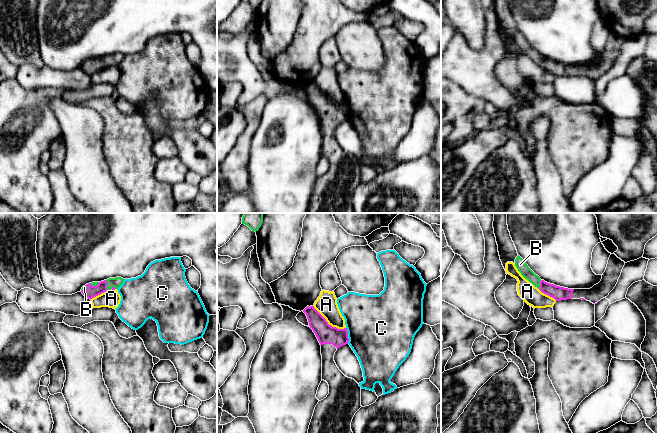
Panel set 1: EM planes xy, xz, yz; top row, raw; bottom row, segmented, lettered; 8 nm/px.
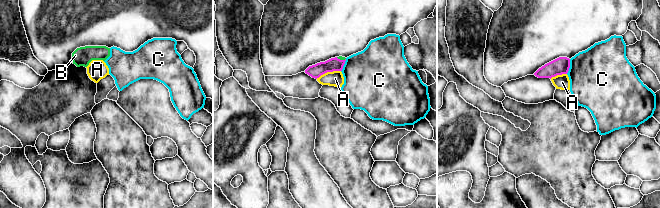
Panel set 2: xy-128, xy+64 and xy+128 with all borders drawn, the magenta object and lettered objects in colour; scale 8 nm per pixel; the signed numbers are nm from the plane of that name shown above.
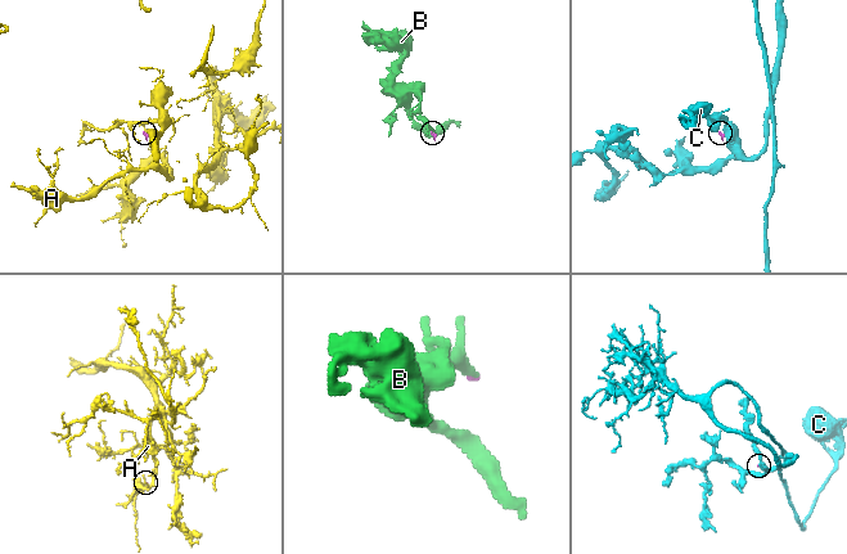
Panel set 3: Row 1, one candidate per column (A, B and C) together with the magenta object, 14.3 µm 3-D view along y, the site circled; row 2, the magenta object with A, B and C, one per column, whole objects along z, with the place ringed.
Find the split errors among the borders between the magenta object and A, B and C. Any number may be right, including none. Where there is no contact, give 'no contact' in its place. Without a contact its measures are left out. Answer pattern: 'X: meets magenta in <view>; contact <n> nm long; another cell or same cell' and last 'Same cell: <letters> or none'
A: meets magenta in xz; contact 320 nm long; another cell
B: meets magenta in xy; contact 80 nm long; same cell
C: meets magenta in xz; contact 140 nm long; another cell
Same cell: B

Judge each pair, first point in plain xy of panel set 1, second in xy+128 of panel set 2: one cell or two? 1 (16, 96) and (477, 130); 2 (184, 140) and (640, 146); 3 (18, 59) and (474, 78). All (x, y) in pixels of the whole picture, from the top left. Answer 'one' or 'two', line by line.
1: one
2: one
3: one

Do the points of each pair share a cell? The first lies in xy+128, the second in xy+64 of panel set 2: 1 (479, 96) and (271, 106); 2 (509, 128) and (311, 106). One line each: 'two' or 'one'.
1: one
2: one

